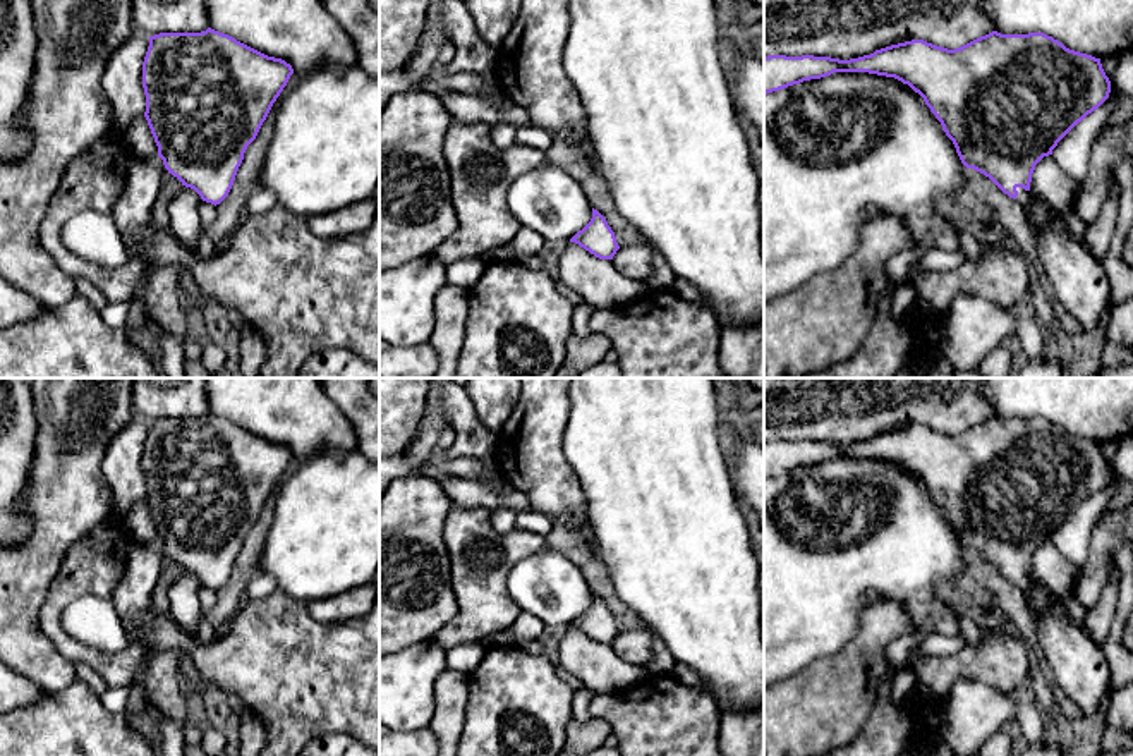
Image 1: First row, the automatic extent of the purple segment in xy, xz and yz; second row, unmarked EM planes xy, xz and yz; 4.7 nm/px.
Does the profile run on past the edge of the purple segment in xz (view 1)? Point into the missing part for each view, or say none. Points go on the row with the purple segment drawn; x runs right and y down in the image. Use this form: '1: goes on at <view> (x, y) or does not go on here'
1: does not go on here

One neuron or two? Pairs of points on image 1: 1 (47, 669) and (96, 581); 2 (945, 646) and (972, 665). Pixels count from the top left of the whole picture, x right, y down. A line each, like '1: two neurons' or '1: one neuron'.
1: two neurons
2: two neurons

